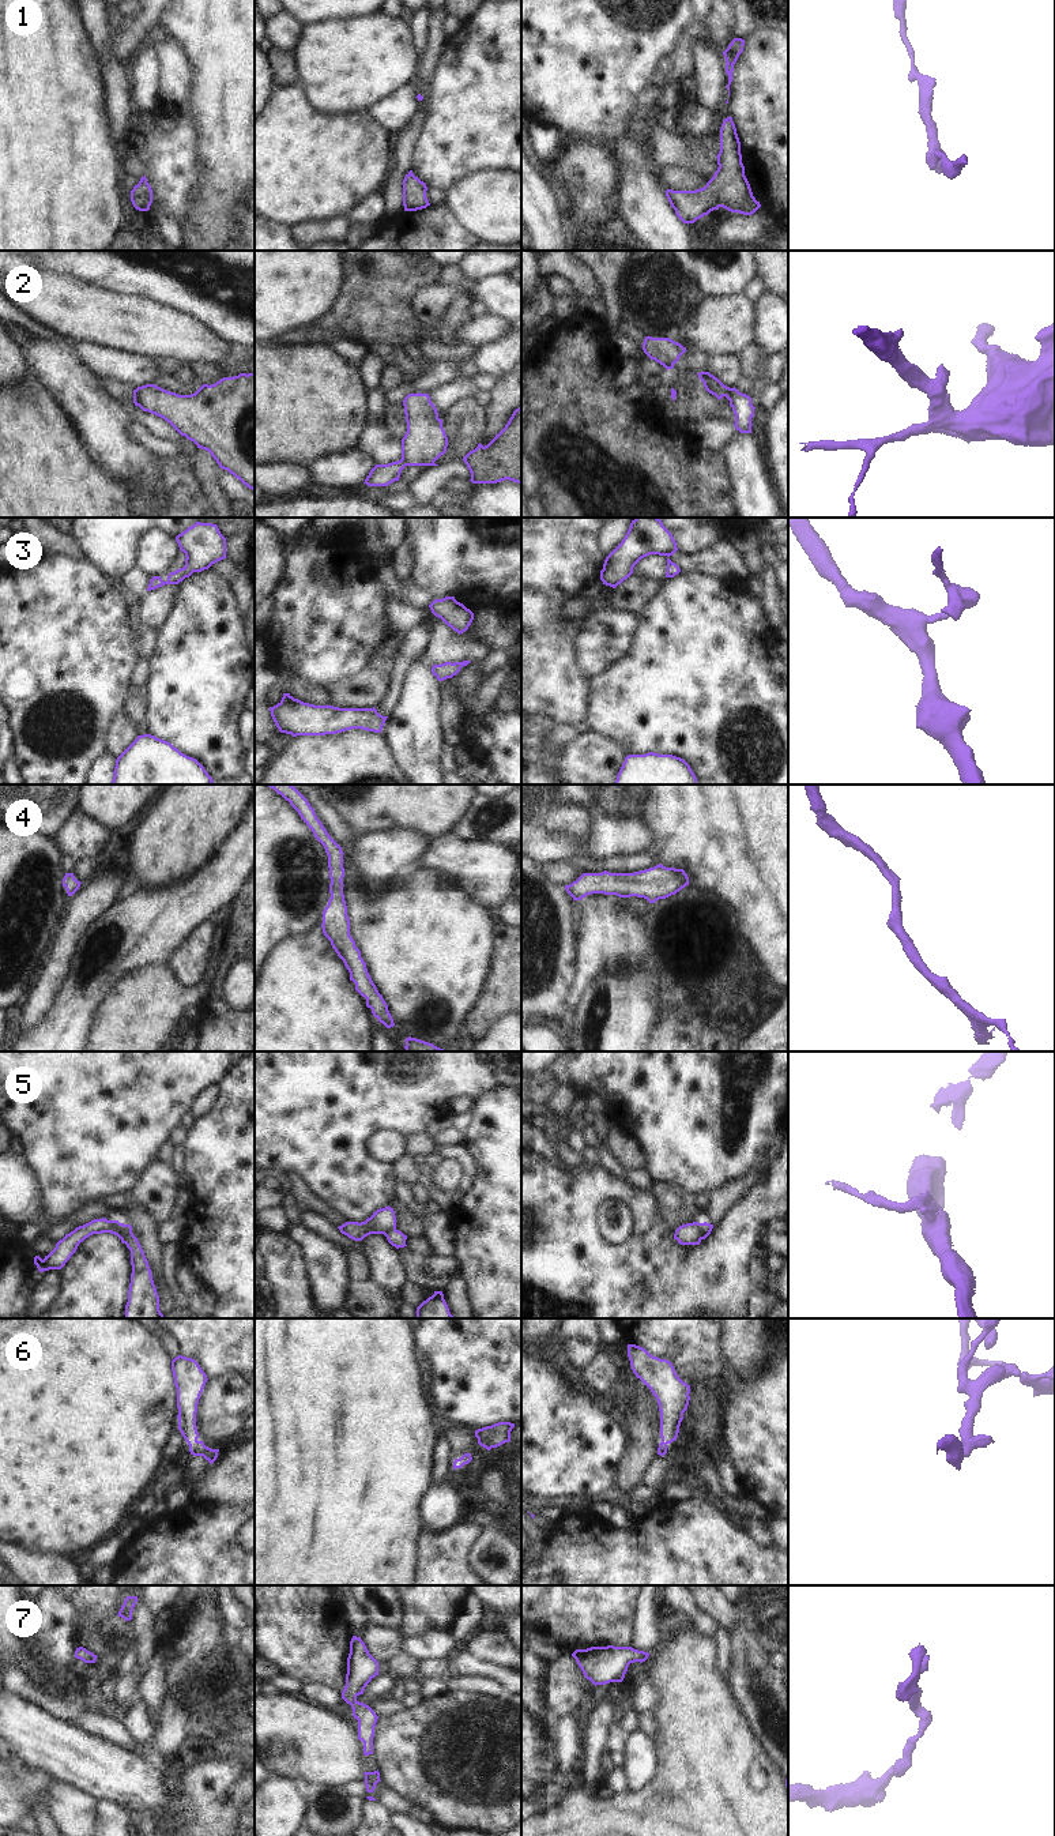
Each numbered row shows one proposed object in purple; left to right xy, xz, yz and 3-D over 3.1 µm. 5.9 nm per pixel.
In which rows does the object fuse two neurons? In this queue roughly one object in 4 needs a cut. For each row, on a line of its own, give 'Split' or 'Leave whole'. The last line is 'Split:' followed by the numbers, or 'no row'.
1: Leave whole
2: Split
3: Leave whole
4: Leave whole
5: Split
6: Leave whole
7: Leave whole
Split: 2, 5

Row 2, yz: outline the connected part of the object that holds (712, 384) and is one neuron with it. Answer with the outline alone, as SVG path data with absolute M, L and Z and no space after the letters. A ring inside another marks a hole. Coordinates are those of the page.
M709 372L697 373L700 380L704 383L705 390L715 395L719 400L726 396L730 400L731 388L724 385L717 377L711 375Z

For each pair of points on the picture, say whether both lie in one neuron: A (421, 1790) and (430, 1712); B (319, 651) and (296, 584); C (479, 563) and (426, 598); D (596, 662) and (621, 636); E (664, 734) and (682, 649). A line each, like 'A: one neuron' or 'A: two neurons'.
A: one neuron
B: one neuron
C: two neurons
D: one neuron
E: one neuron

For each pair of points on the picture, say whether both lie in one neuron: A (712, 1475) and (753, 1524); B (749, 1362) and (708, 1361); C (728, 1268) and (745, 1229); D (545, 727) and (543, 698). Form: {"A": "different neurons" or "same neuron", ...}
{"A": "different neurons", "B": "different neurons", "C": "same neuron", "D": "different neurons"}

